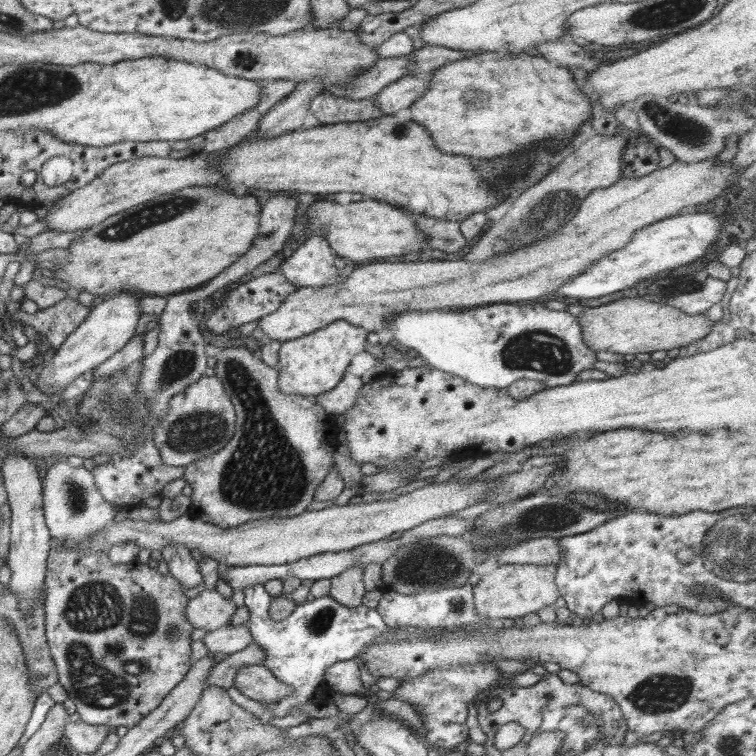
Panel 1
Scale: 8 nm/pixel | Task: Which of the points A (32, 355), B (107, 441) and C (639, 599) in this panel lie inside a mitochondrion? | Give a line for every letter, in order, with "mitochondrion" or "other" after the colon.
A: other
B: mitochondrion
C: other

